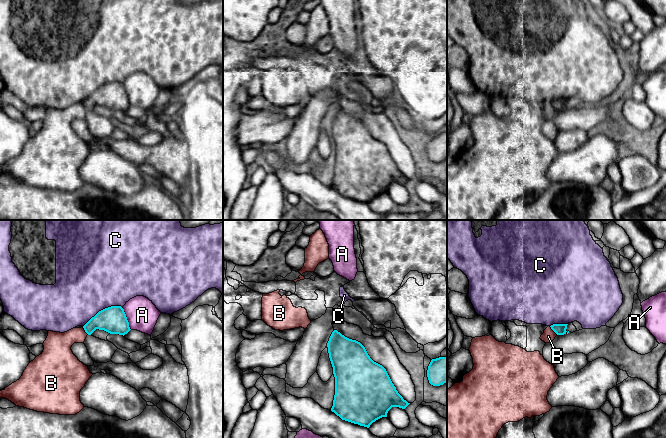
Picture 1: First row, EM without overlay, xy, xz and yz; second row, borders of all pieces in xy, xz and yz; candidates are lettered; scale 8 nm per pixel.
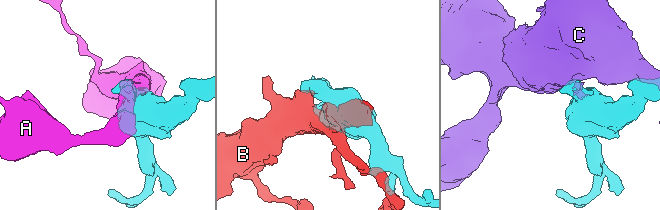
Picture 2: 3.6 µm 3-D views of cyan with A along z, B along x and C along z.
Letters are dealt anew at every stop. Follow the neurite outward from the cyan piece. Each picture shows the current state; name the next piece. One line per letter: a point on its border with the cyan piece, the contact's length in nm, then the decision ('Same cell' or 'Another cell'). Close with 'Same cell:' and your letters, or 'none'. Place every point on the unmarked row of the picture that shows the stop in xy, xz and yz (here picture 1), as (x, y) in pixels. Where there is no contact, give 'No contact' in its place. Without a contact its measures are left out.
A: Touches cyan at xy (126, 95). Shared border 190 nm. Another cell
B: Touches cyan at yz (553, 106). Shared border 100 nm. Another cell
C: Touches cyan at xy (103, 85). Shared border 360 nm. Another cell
Same cell: none

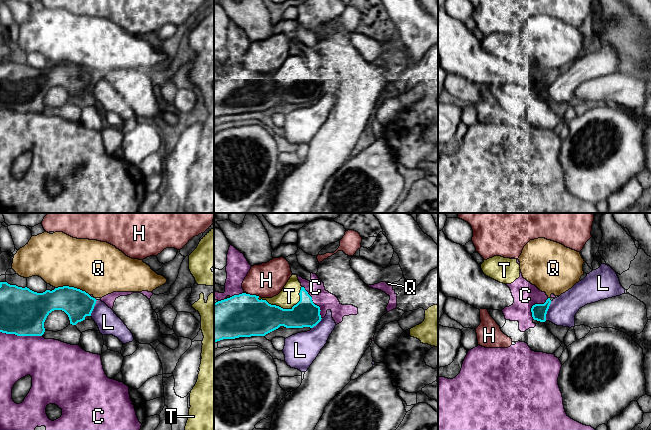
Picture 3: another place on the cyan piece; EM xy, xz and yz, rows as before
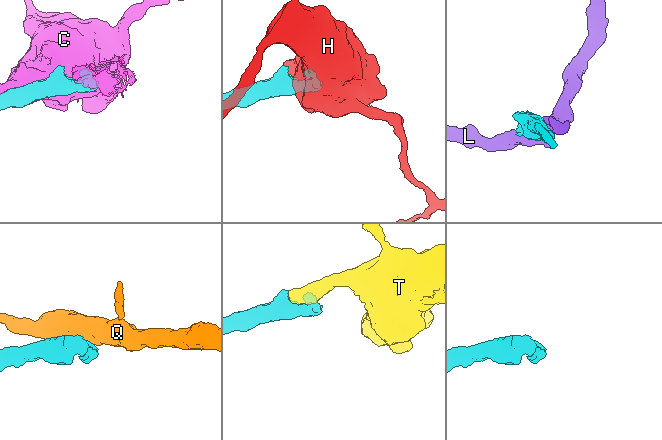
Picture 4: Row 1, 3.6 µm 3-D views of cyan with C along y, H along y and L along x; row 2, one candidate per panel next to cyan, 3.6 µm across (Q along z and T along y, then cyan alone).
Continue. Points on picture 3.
C: Touches cyan at xy (21, 111). Shared border 340 nm. Another cell
H: Touches cyan at xz (254, 71). Shared border 100 nm. Another cell
L: Touches cyan at yz (547, 86). Shared border 170 nm. Another cell
Q: Touches cyan at xy (72, 63). Shared border 280 nm. Another cell
T: Touches cyan at xz (285, 85). Shared border 380 nm. Same cell
Same cell: T

